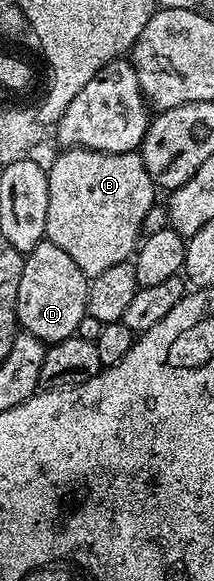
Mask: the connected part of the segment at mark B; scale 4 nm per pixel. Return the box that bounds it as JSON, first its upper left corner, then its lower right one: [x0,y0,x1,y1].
[45,147,155,277]

